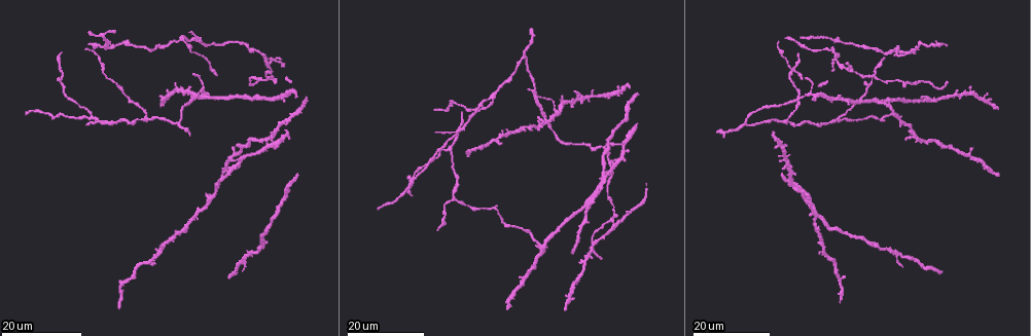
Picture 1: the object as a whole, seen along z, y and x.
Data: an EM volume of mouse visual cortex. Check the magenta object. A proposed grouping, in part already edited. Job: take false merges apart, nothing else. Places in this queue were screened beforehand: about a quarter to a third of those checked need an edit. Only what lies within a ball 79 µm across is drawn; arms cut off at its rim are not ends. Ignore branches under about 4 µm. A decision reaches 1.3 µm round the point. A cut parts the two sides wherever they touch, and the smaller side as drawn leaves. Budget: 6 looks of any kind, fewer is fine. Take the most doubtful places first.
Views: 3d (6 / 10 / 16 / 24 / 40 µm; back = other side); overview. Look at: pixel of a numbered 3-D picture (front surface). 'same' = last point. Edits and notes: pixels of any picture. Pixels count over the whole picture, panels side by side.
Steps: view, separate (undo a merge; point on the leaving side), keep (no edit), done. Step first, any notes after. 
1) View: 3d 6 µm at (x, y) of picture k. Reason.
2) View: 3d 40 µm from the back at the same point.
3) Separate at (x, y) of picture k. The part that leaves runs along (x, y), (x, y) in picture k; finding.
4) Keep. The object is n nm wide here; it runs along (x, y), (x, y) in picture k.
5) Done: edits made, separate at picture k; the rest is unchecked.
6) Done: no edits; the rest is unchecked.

View: 3d 24 µm at (442, 150) of picture 1. Three arms meet.

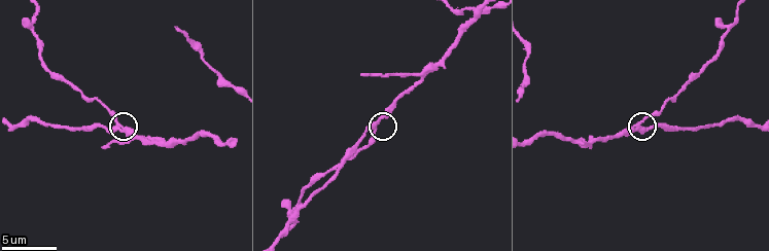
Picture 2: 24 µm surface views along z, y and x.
View: 3d 6 µm at (116, 121) of picture 2. Zoom in.

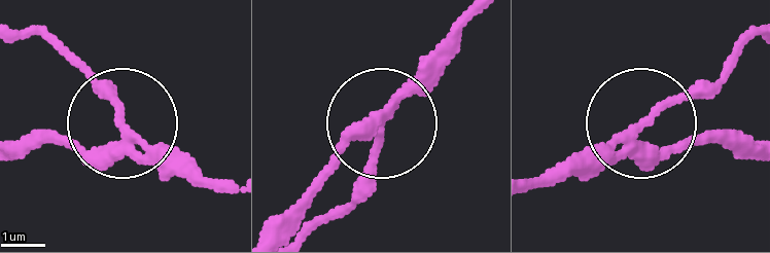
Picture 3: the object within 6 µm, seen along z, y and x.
Keep. It runs along (218, 190), (118, 135), (85, 150), (23, 139) in picture 3; continuous, no second cell.

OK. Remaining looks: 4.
View: 3d 10 µm at (162, 141) of picture 2. Three arms meet.

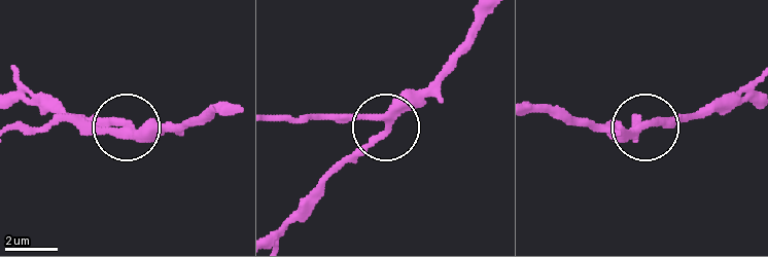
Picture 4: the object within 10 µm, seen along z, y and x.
View: 3d 10 µm from the back at (641, 124) of picture 4. From behind.

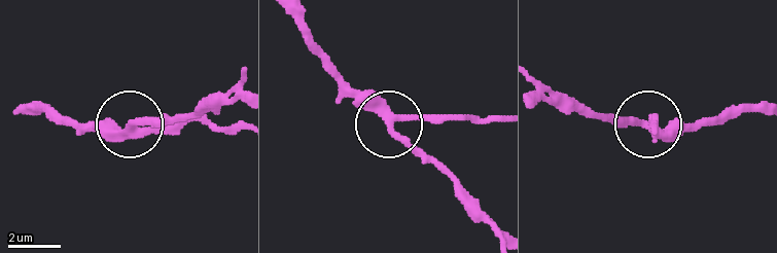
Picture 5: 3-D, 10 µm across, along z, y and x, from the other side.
Keep. 3 arms meet here; it runs along (284, 11), (384, 117), (474, 117) in picture 5; all the same cell.

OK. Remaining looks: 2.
View: 3d 24 µm at (787, 122) of picture 1. Thin arm on a thick one.

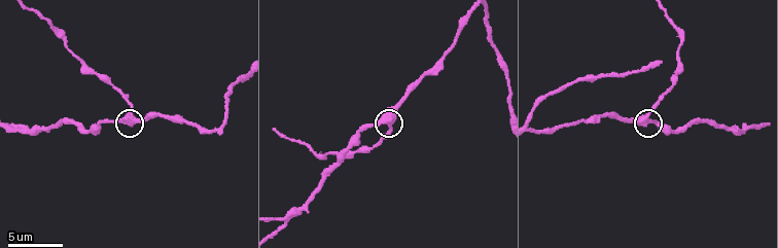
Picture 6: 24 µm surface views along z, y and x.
View: 3d 6 µm at (387, 122) of picture 6.

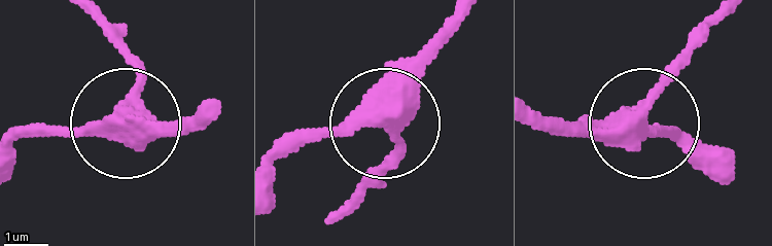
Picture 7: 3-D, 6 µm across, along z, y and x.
Keep. The side arm is 47 µm long; 4 arms meet here; continuous, no second cell.

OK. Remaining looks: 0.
Done: no edits; the rest is unchecked.

